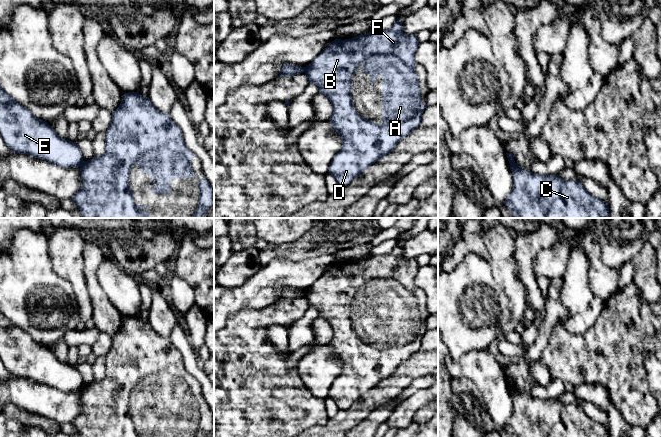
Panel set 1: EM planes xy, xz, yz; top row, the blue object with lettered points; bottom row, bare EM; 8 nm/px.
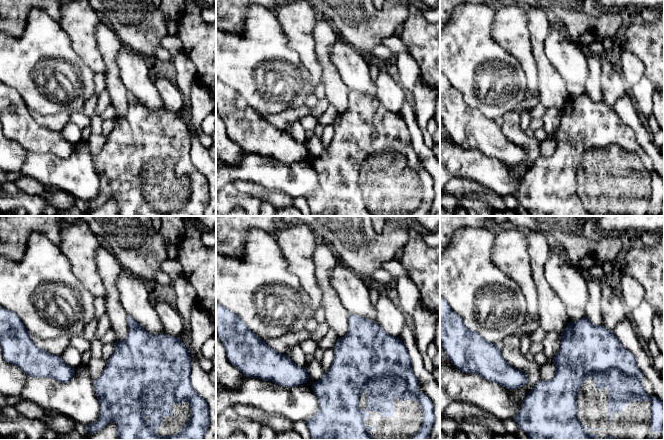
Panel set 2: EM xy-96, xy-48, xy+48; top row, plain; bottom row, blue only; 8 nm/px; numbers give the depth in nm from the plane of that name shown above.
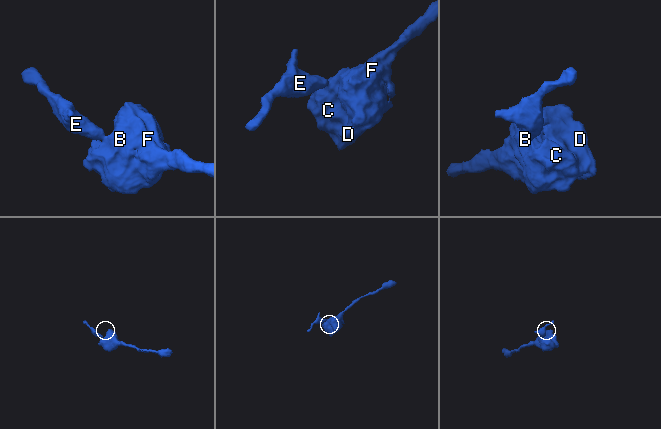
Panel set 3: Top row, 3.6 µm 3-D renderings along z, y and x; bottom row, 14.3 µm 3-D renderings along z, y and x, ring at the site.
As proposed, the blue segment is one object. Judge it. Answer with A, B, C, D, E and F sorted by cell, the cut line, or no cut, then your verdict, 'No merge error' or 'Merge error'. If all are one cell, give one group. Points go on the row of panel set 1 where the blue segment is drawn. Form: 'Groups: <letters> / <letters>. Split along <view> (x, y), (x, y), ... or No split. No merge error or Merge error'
Groups: A B C D F / E. Split along xy (83, 161), (79, 166). Merge error

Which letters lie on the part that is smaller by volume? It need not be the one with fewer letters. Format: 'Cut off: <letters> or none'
Cut off: E

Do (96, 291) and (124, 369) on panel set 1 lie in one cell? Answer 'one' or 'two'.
two

